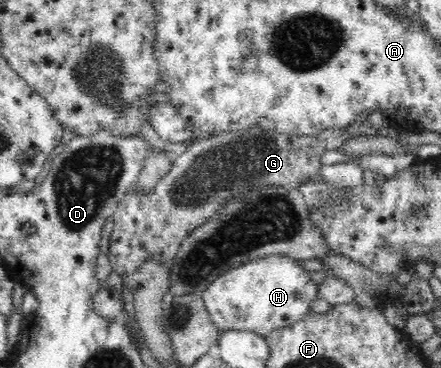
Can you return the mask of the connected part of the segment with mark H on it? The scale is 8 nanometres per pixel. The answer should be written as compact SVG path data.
M281 255L242 264L218 276L200 295L219 331L249 331L266 337L269 332L297 323L309 315L309 302L317 300L317 284L301 270L299 260Z

